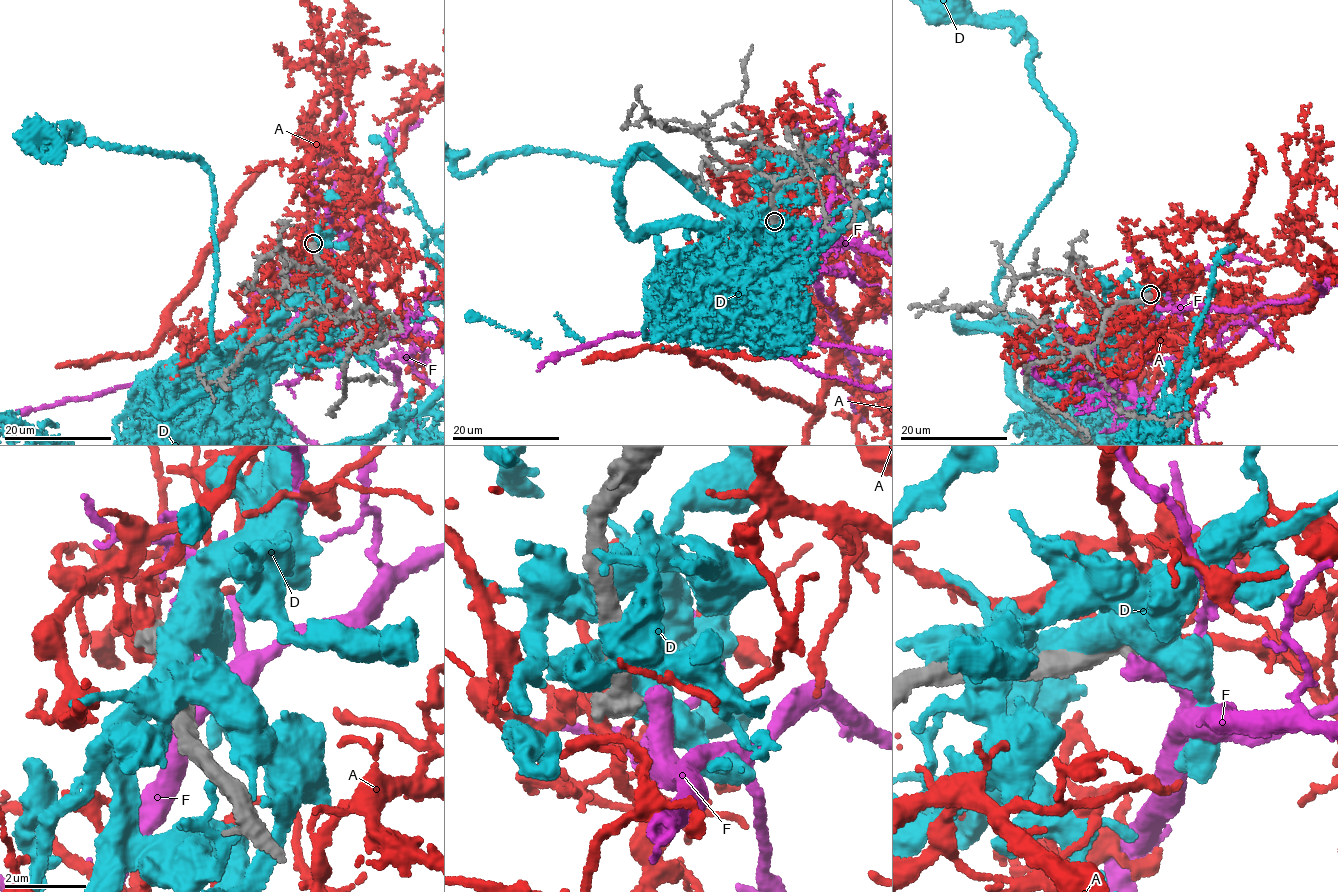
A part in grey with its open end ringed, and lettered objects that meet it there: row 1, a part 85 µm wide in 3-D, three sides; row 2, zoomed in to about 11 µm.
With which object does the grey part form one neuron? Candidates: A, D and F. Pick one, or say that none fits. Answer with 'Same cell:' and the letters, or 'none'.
Same cell: none

